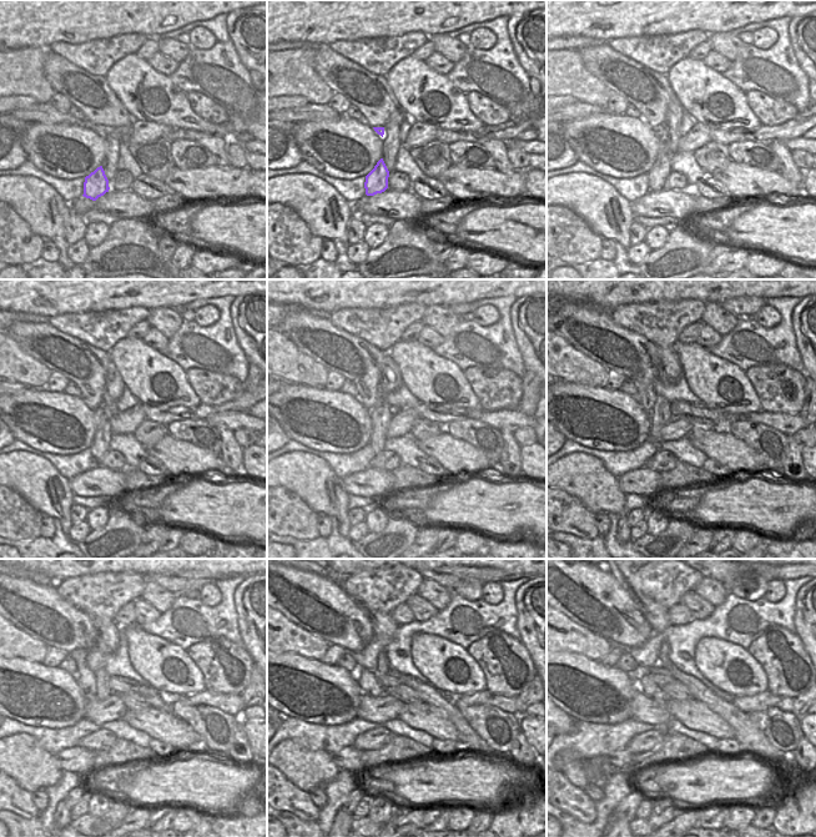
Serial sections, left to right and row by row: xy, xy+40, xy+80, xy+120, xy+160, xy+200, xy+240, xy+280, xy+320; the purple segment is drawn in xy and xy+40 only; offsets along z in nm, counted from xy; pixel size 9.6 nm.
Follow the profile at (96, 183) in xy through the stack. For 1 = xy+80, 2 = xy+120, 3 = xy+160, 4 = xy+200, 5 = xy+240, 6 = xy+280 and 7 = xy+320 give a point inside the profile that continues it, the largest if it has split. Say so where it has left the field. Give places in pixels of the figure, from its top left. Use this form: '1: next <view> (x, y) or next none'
1: next xy+80 (658, 175)
2: next xy+120 (100, 444)
3: next xy+160 (381, 414)
4: next xy+200 (660, 414)
5: next xy+240 (102, 690)
6: next xy+280 (383, 666)
7: next xy+320 (663, 659)

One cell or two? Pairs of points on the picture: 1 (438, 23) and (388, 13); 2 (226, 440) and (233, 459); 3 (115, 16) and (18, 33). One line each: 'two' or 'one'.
1: one
2: one
3: one

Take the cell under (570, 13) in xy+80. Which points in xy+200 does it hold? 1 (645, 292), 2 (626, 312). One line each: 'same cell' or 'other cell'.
1: same cell
2: other cell

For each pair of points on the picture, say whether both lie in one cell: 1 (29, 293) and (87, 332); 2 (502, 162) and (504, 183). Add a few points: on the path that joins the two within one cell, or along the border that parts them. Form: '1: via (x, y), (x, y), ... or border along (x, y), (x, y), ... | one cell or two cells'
1: border along (91, 311), (65, 312), (50, 317) | two cells
2: border along (495, 167), (502, 172), (513, 172), (515, 170) | two cells

